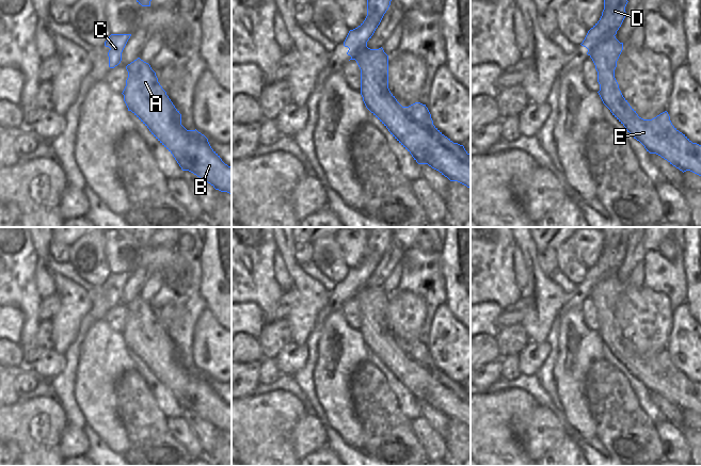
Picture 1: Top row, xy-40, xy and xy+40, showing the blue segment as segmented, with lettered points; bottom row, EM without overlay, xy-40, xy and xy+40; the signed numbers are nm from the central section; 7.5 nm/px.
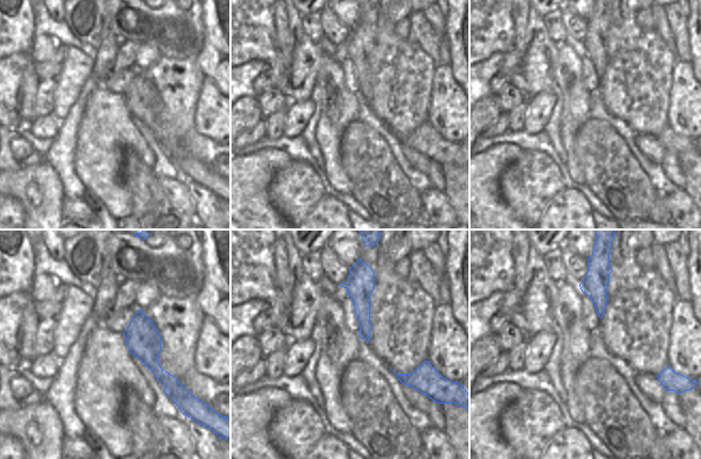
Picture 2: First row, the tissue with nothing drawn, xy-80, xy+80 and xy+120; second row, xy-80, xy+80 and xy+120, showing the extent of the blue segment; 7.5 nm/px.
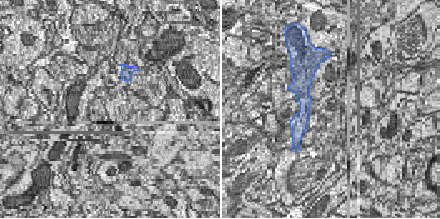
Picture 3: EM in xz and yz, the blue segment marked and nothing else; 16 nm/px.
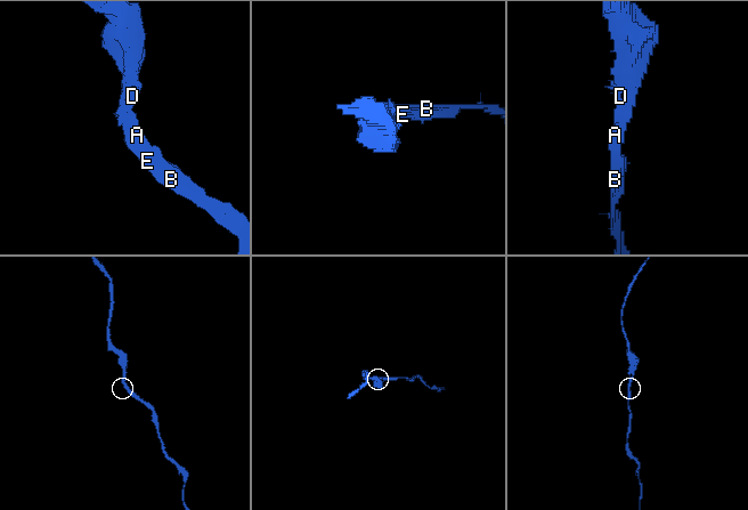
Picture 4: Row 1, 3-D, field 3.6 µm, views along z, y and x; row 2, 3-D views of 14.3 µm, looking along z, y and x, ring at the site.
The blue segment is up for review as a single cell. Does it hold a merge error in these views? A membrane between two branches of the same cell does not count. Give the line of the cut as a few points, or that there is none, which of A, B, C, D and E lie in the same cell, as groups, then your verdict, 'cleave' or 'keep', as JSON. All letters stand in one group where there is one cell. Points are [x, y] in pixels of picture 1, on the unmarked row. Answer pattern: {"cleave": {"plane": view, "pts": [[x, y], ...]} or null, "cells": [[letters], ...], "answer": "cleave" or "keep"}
{"cleave": null, "cells": [["A", "B", "C", "D", "E"]], "answer": "keep"}

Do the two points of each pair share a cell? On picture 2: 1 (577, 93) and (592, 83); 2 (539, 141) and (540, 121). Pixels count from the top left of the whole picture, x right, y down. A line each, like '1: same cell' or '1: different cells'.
1: different cells
2: different cells

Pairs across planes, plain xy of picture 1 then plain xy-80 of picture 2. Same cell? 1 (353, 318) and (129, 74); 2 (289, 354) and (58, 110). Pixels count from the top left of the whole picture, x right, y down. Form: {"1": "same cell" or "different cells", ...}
{"1": "same cell", "2": "different cells"}

